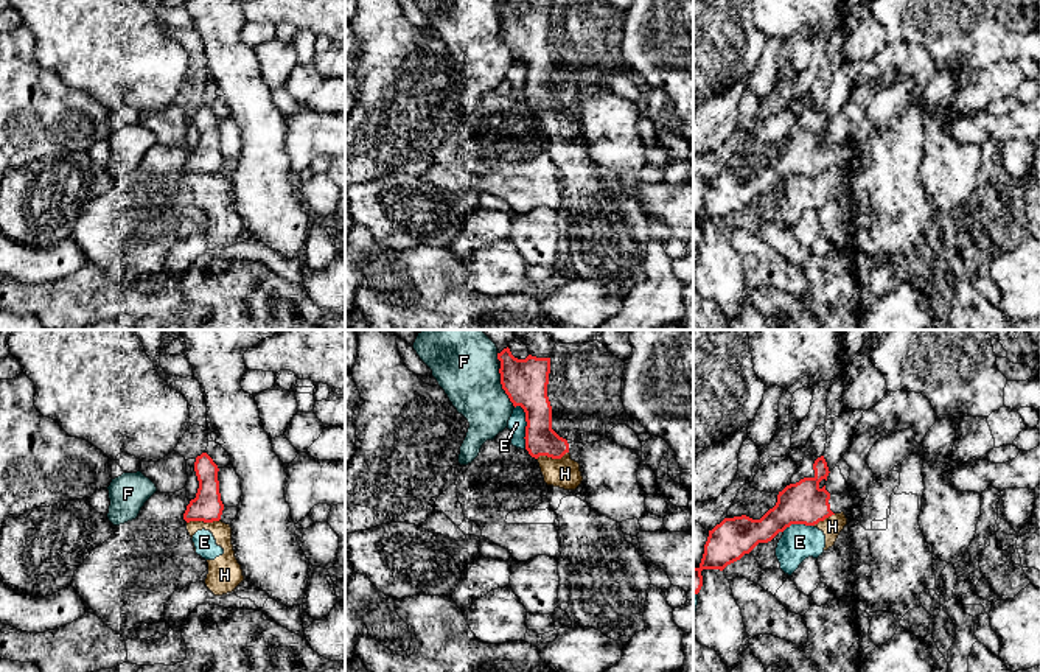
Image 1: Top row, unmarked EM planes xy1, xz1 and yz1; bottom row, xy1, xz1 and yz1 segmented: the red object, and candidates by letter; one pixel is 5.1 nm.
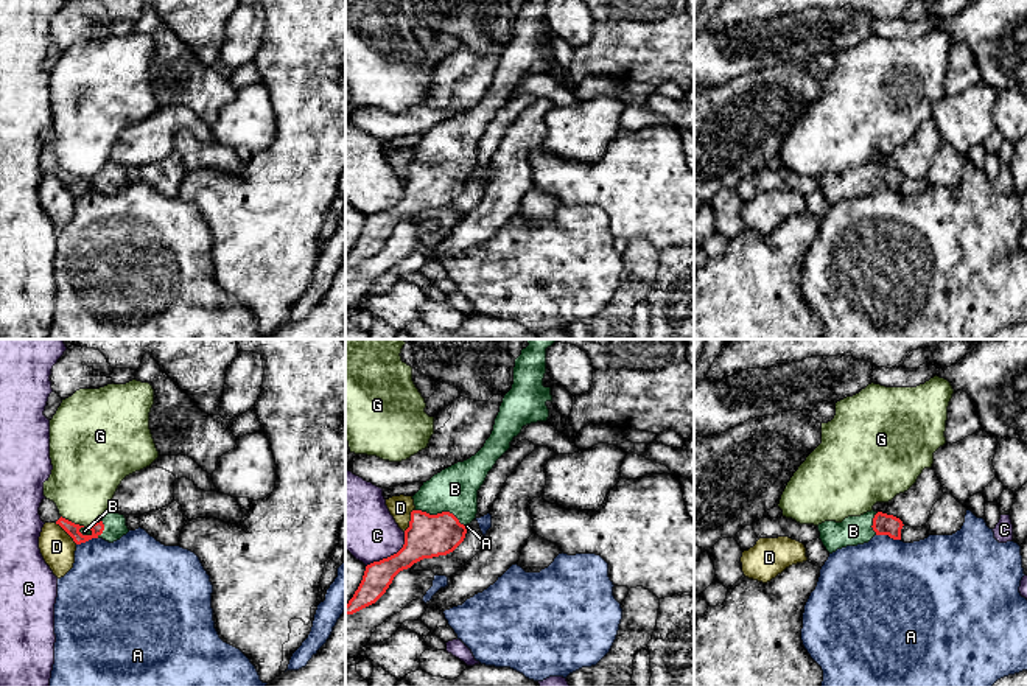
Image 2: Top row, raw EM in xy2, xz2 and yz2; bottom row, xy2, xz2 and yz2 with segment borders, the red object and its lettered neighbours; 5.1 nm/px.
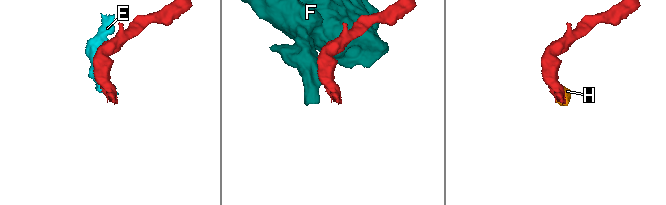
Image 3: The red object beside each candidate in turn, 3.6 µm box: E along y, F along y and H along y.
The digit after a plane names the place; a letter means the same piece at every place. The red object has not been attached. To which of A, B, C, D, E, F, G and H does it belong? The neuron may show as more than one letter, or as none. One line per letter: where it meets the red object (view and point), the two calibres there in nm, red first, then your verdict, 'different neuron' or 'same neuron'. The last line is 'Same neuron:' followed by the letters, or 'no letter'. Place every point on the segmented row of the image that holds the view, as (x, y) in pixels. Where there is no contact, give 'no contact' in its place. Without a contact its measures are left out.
A: contact yz2 (889, 535); calibres 110 and 480 nm; different neuron
B: contact xz2 (441, 514); calibres 220 and 240 nm; same neuron
C: contact xz2 (391, 556); calibres 220 and 320 nm; different neuron
D: contact xz2 (411, 520); calibres 220 and 120 nm; different neuron
E: contact xz1 (526, 426); calibres 220 and 90 nm; different neuron
F: contact xz1 (502, 388); calibres 220 and 360 nm; different neuron
G: contact xy2 (81, 526); calibres 70 and 340 nm; different neuron
H: contact xy1 (202, 520); calibres 160 and 100 nm; different neuron
Same neuron: B

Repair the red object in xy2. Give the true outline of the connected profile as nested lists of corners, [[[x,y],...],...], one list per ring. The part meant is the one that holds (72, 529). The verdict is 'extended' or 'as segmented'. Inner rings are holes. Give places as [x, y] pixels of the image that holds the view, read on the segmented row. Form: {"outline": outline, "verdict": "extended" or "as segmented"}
{"outline": [[[112,510],[87,527],[75,524],[62,516],[56,521],[56,524],[59,524],[76,544],[86,543],[92,538],[103,538],[114,543],[129,532],[124,515]]], "verdict": "extended"}

